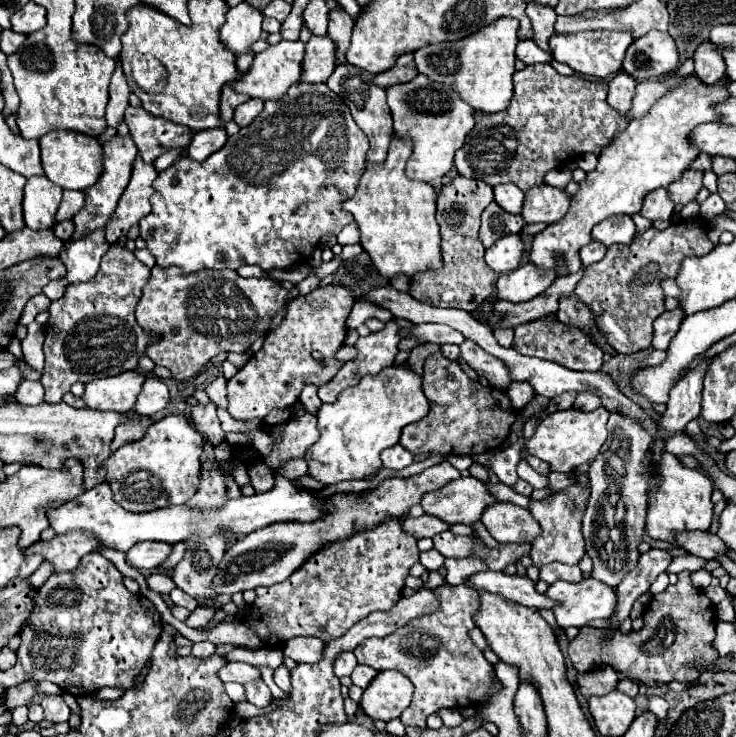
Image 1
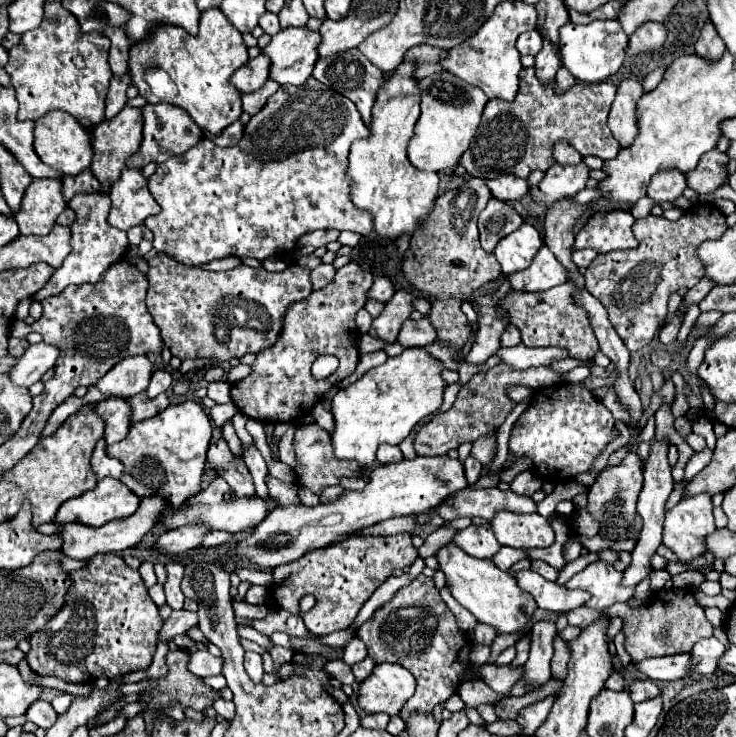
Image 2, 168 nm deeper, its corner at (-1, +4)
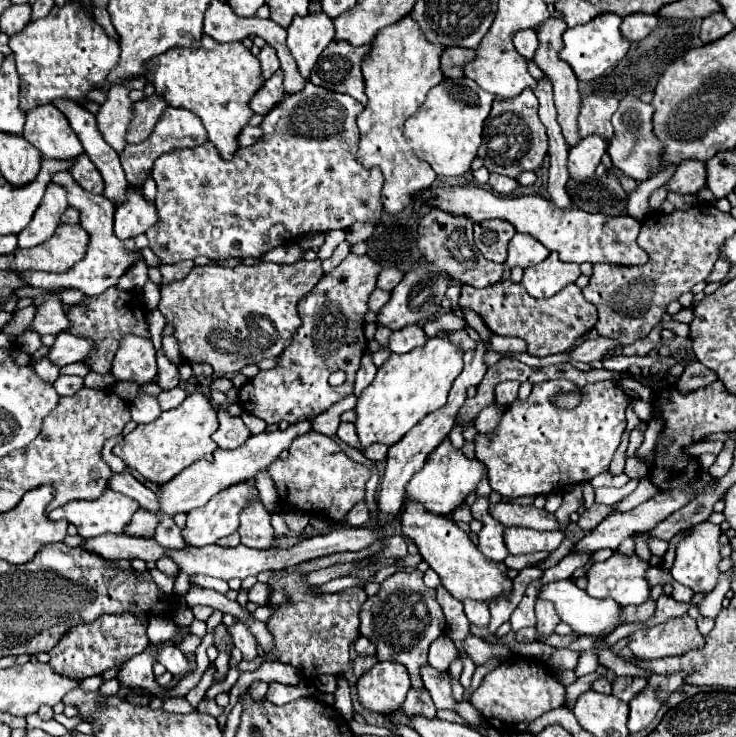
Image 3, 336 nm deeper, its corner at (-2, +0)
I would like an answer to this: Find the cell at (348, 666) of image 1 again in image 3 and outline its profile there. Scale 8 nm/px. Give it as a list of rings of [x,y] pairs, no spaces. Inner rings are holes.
[[[360,636],[360,638],[356,640],[354,648],[356,648],[356,652],[358,652],[360,656],[372,656],[372,654],[376,652],[376,646],[374,646],[368,638],[364,638],[364,636]]]

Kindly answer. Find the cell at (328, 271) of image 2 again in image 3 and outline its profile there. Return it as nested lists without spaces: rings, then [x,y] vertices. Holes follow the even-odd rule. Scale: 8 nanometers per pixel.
[[[344,240],[344,242],[340,242],[338,246],[336,246],[336,250],[332,252],[332,256],[328,258],[328,260],[324,260],[322,262],[322,268],[324,268],[324,272],[328,274],[332,268],[336,268],[346,256],[348,256],[348,252],[350,252],[350,244]]]

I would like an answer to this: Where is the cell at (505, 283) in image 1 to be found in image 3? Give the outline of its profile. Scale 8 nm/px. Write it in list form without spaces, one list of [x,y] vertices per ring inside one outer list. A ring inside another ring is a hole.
[[[552,252],[544,262],[528,266],[522,278],[522,286],[534,298],[548,298],[560,292],[564,286],[576,282],[580,276],[578,264],[566,264]]]

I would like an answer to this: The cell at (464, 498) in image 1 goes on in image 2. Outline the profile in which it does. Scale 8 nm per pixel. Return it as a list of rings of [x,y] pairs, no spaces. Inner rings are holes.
[[[467,486],[449,496],[447,500],[443,500],[435,510],[443,520],[475,518],[475,516],[491,520],[499,510],[511,510],[523,514],[523,512],[537,512],[537,506],[529,496],[519,496],[511,490],[503,492],[499,488]]]

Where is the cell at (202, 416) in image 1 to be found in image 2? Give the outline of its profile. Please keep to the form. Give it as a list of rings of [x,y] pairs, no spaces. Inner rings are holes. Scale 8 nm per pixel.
[[[219,438],[217,442],[209,444],[207,464],[231,486],[235,496],[253,496],[255,494],[253,478],[245,466],[243,458],[231,454],[225,438]]]

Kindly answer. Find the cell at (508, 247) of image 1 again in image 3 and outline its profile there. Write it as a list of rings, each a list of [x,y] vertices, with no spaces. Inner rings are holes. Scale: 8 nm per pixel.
[[[514,234],[514,238],[510,240],[506,266],[528,268],[528,266],[534,266],[534,264],[546,260],[548,254],[550,254],[550,250],[544,244],[540,244],[538,240],[534,240],[532,236]]]

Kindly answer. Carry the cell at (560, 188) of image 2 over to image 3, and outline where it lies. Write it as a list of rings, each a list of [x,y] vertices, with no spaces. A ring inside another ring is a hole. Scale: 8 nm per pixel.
[[[598,134],[586,136],[578,146],[570,148],[570,156],[568,156],[570,178],[588,180],[590,176],[594,176],[596,166],[600,164],[600,158],[606,152],[606,148],[608,148],[606,140],[602,140],[602,136]]]

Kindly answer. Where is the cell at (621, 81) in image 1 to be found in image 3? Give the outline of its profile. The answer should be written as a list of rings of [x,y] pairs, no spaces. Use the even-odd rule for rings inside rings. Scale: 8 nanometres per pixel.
[[[626,96],[620,102],[620,108],[612,116],[612,126],[614,126],[614,137],[608,145],[608,154],[612,160],[614,168],[622,170],[626,176],[630,176],[636,182],[648,180],[660,166],[660,156],[664,152],[662,142],[652,134],[652,114],[654,108],[650,104],[644,104],[636,96]]]

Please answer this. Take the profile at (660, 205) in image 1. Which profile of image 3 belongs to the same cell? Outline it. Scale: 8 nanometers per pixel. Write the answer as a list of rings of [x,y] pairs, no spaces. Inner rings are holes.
[[[682,160],[676,174],[666,184],[670,192],[696,194],[706,186],[706,162],[702,160]]]

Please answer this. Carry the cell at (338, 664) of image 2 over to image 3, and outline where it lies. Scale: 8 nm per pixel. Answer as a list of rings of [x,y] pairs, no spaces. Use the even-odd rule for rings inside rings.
[[[338,676],[338,688],[334,692],[334,708],[338,712],[342,712],[342,716],[346,720],[353,720],[353,704],[350,700],[350,688],[348,688],[348,682],[344,676]]]

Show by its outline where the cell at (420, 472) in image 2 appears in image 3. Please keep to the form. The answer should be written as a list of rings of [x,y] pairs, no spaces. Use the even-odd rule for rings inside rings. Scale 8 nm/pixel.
[[[444,438],[426,458],[426,464],[420,472],[416,472],[406,486],[406,500],[418,500],[430,512],[448,516],[454,508],[464,504],[466,496],[476,490],[478,482],[486,476],[486,466],[476,458],[466,458],[462,450],[454,448],[448,438]]]

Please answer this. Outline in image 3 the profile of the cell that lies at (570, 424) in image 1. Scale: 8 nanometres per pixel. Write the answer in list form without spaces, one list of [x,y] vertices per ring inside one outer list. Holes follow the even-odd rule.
[[[548,380],[548,382],[534,384],[532,394],[530,394],[526,400],[514,400],[510,406],[504,408],[504,414],[502,414],[502,418],[500,418],[500,422],[498,422],[498,428],[494,428],[494,430],[488,432],[488,434],[476,432],[476,436],[474,436],[474,454],[476,454],[476,458],[478,458],[480,462],[486,464],[486,468],[488,468],[488,480],[490,480],[490,486],[492,486],[494,492],[498,492],[498,494],[504,496],[504,498],[540,496],[540,494],[548,494],[548,492],[562,492],[566,486],[574,486],[574,484],[580,484],[580,482],[588,482],[588,480],[592,480],[594,476],[598,476],[598,474],[602,474],[602,472],[608,470],[610,460],[612,460],[612,456],[614,456],[614,452],[616,452],[616,448],[618,448],[618,444],[620,444],[620,436],[622,436],[622,432],[626,430],[626,416],[624,416],[624,410],[626,410],[626,406],[628,406],[628,396],[626,396],[626,392],[624,392],[618,384],[614,384],[612,380],[602,380],[602,382],[592,382],[592,384],[586,384],[584,388],[580,388],[582,402],[580,402],[576,408],[572,408],[572,410],[558,410],[558,408],[552,404],[552,398],[554,398],[554,396],[566,394],[566,392],[574,392],[574,390],[578,390],[578,386],[576,386],[574,382],[570,382],[570,380]]]

